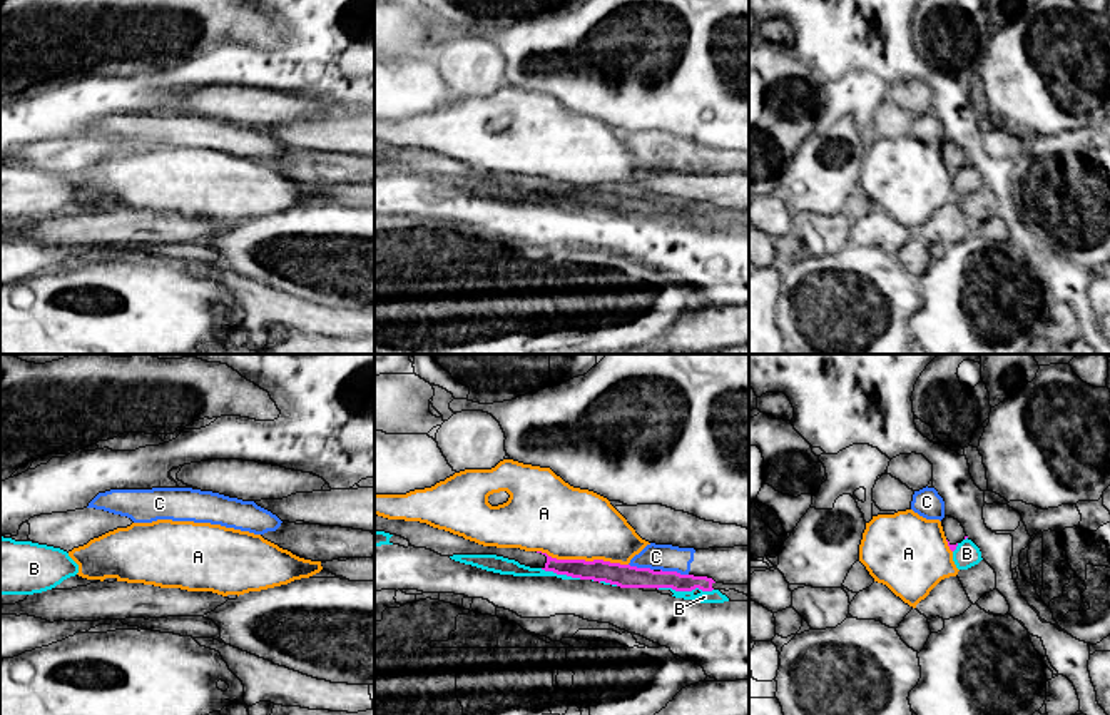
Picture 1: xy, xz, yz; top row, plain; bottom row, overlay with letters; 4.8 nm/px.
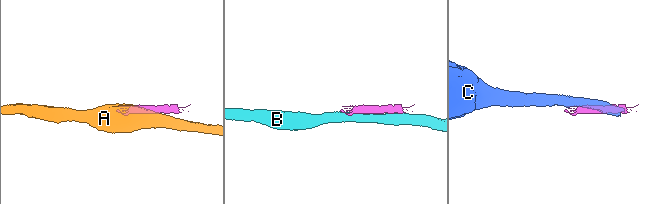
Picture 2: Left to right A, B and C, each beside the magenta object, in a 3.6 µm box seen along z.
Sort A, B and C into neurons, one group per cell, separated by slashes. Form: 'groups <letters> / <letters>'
groups A / B / C

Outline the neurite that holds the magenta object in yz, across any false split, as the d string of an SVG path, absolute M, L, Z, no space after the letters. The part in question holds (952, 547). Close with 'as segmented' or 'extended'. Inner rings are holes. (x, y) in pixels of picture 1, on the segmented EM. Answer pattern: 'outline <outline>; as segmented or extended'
outline M945 516L941 520L941 526L943 526L943 531L945 531L945 536L946 536L946 541L948 541L948 546L951 551L956 550L956 546L966 540L966 533L965 533L965 528L961 526L961 523L951 516Z; extended

